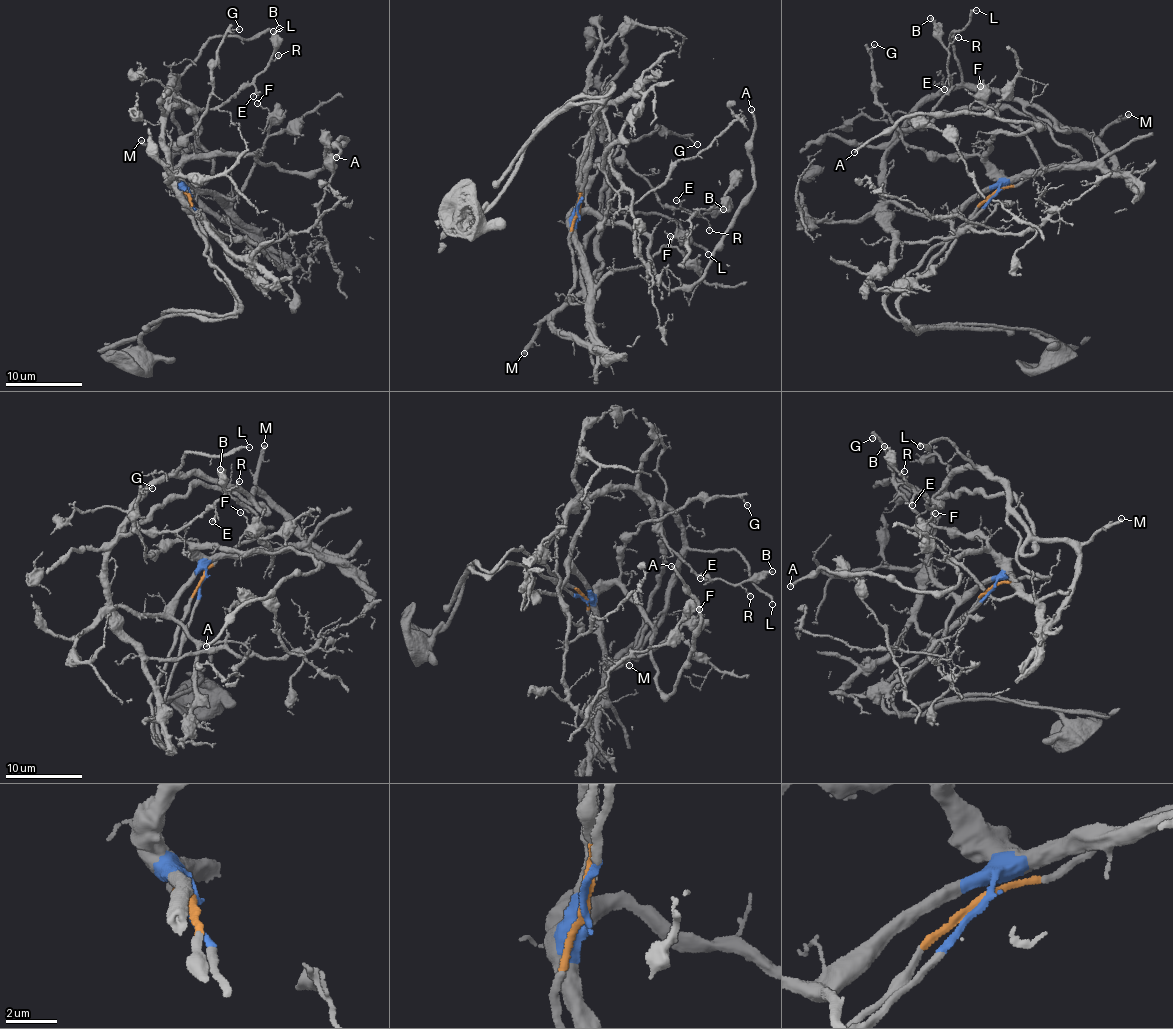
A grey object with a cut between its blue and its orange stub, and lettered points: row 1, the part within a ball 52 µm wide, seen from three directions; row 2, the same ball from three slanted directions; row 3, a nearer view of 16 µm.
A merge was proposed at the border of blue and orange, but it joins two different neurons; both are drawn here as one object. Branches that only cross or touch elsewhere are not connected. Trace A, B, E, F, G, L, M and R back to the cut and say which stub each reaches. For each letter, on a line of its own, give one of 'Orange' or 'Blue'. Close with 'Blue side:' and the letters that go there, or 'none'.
A: Blue
B: Orange
E: Orange
F: Blue
G: Blue
L: Orange
M: Orange
R: Orange
Blue side: A, F, G

